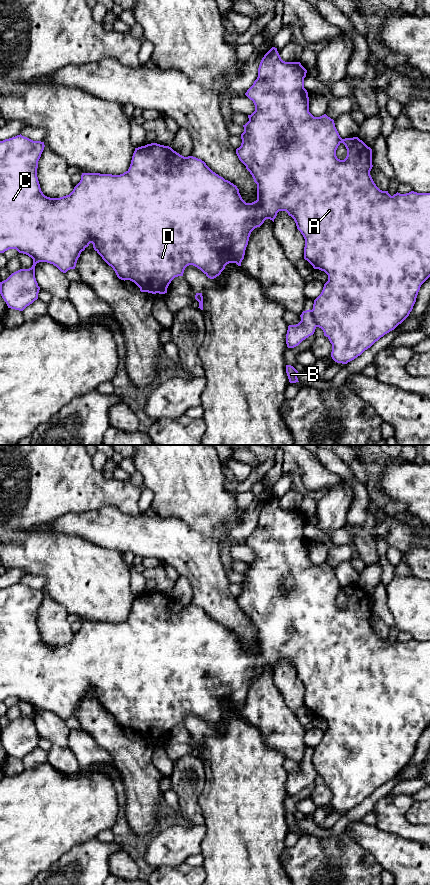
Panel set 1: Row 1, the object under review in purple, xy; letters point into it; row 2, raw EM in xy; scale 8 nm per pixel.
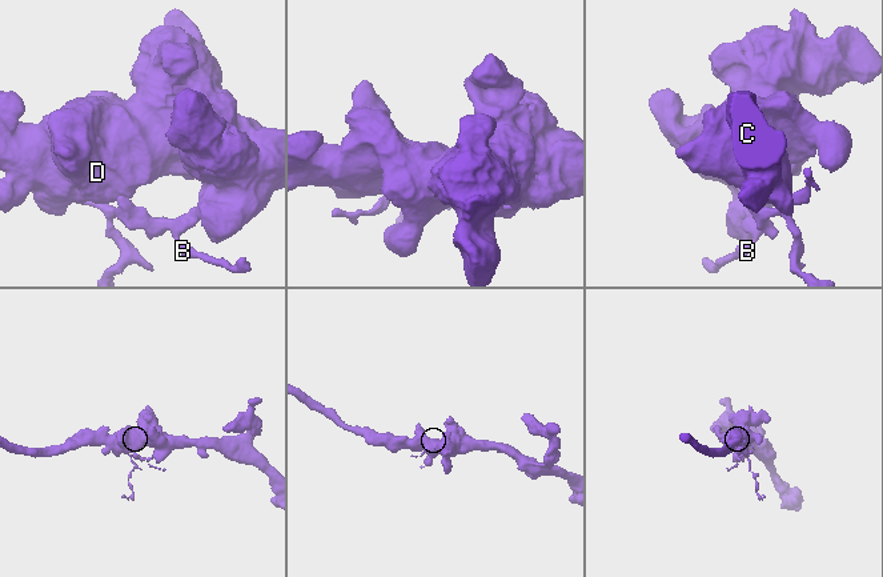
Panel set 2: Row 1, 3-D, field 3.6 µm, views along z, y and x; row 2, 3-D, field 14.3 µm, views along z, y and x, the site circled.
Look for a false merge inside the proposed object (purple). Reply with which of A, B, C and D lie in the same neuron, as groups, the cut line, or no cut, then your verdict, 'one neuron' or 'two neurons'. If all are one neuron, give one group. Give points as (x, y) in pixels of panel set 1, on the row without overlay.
A C D / B; cut in xy along (311, 758), (313, 770), (316, 774); two neurons

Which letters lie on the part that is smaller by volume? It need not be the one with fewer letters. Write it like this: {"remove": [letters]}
{"remove": ["B"]}

